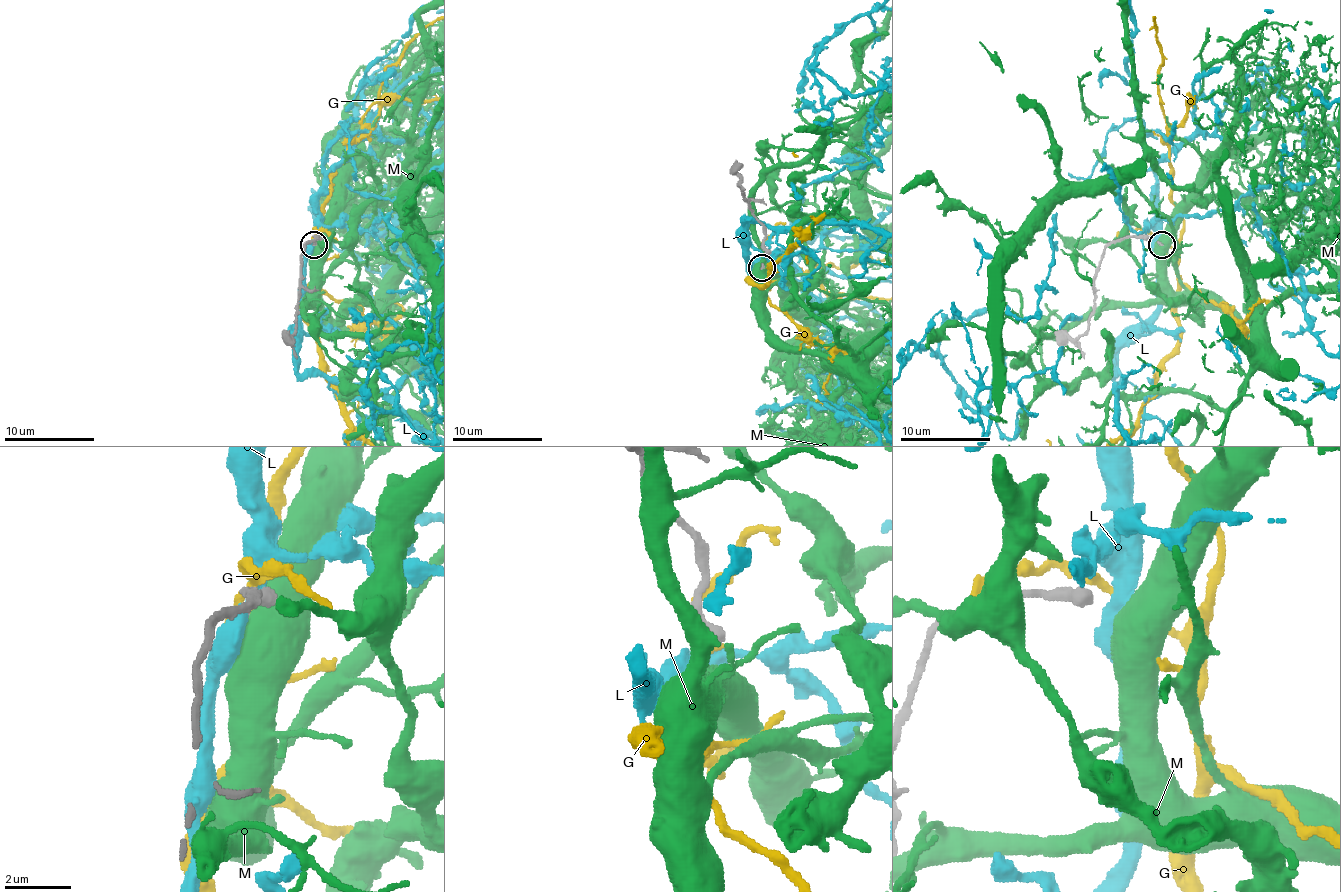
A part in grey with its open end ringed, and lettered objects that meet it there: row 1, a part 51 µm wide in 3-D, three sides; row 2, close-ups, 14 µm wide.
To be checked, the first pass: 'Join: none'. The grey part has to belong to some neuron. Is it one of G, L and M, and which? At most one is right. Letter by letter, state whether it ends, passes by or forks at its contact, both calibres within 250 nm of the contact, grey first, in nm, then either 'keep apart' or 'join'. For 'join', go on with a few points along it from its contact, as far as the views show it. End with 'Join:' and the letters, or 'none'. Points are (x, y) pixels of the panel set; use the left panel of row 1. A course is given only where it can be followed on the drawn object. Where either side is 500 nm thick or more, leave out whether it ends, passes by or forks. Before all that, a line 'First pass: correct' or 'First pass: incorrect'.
First pass: correct
G: it passes by; 180 nm thick on the grey side, 280 nm on the other; keep apart
L: it passes by; 180 nm thick on the grey side, 460 nm on the other; keep apart
M: 180 nm thick on the grey side, 750 nm on the other; keep apart
Join: none

